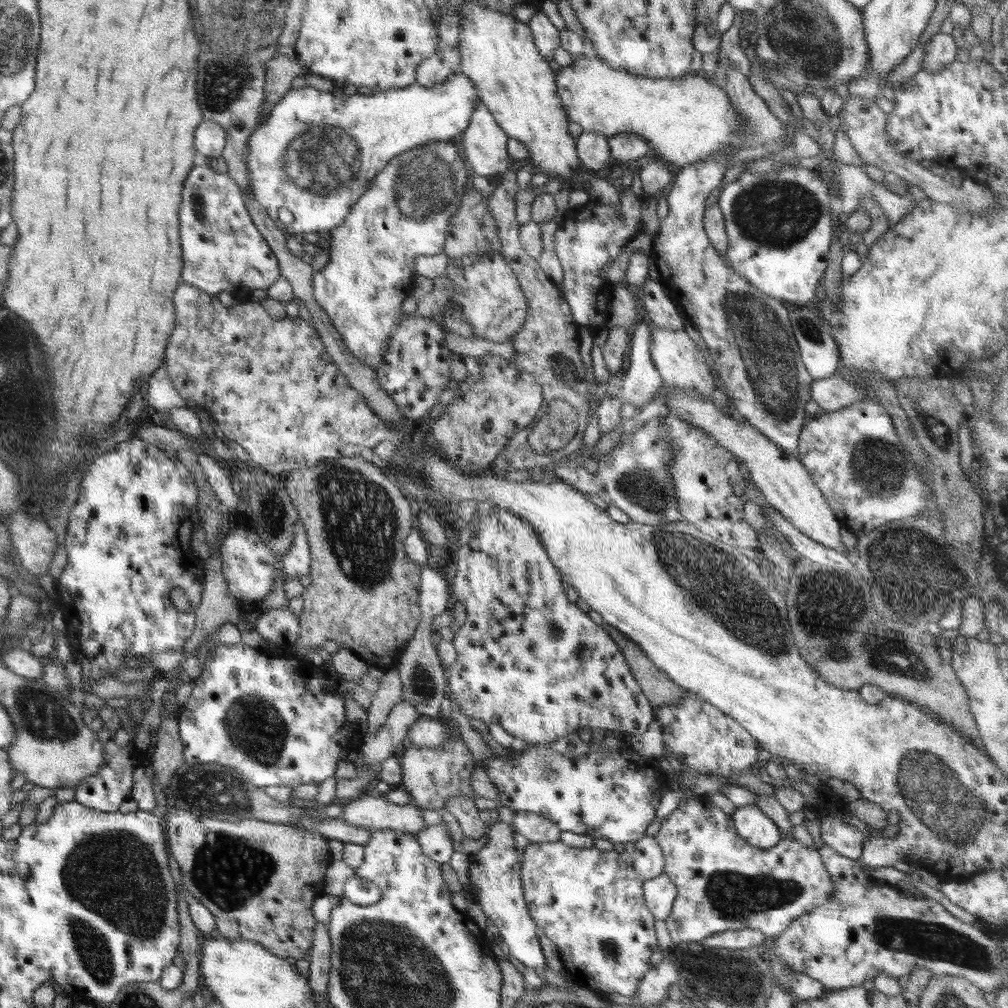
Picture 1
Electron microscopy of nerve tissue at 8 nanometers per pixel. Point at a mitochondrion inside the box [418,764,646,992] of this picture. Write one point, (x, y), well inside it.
(610, 949)

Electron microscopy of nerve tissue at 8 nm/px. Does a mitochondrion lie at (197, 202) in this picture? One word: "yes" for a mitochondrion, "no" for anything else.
yes

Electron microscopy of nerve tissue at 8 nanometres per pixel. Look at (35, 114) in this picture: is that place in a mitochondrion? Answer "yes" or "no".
no

